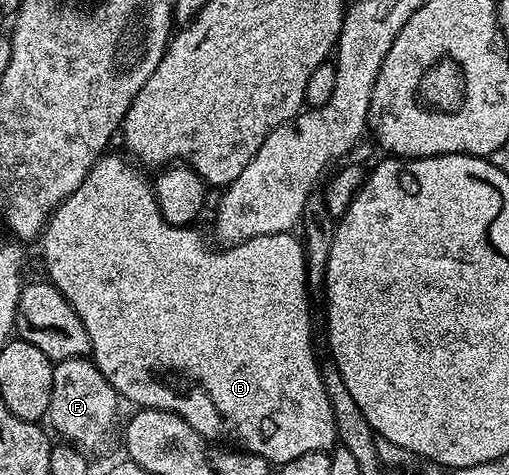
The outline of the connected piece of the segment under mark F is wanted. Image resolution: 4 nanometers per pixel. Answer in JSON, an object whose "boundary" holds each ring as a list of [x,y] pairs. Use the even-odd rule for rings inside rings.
{"boundary":[[[80,356],[54,363],[47,424],[54,433],[57,431],[61,435],[58,437],[62,441],[72,444],[86,454],[103,451],[108,446],[113,431],[116,428],[118,431],[119,428],[117,404],[119,405],[117,392],[111,386],[111,382],[103,378],[92,359]]]}

